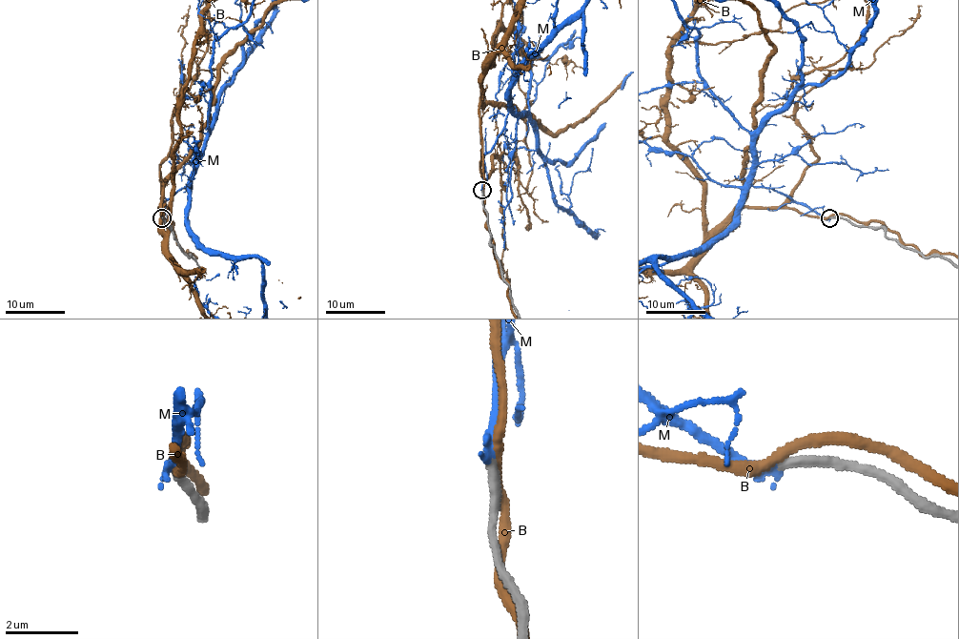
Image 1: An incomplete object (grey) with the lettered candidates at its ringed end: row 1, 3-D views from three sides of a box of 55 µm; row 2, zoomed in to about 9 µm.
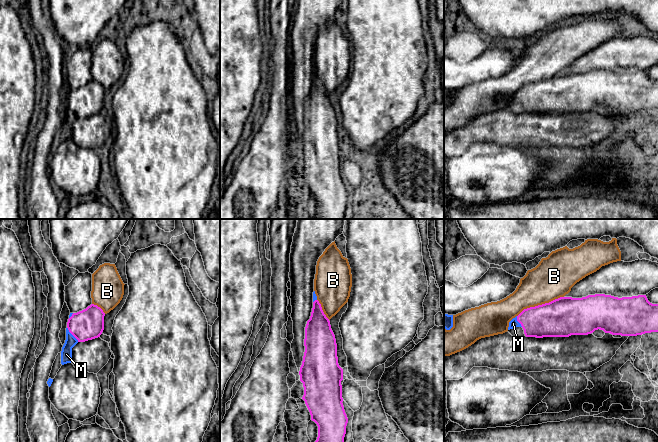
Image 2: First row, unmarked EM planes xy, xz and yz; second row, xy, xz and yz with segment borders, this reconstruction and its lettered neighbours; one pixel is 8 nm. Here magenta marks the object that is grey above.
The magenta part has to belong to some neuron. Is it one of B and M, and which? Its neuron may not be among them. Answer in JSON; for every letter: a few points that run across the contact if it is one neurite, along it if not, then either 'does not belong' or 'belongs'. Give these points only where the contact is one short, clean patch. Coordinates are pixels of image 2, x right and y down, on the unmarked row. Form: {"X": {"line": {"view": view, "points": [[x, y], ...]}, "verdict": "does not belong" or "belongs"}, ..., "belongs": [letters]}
{"B": {"line": {"view": "yz", "points": [[563, 72], [527, 83], [517, 92]]}, "verdict": "does not belong"}, "M": {"verdict": "belongs"}, "belongs": ["M"]}

